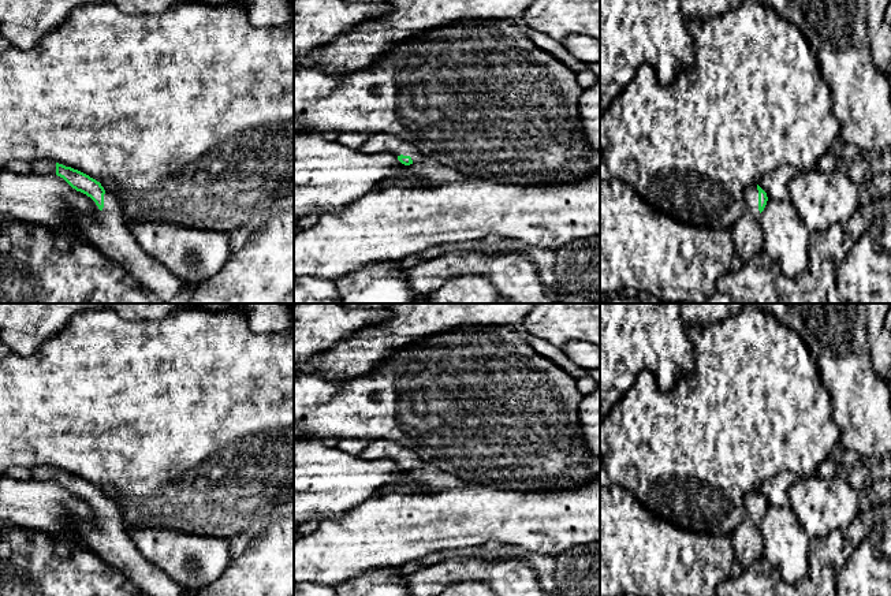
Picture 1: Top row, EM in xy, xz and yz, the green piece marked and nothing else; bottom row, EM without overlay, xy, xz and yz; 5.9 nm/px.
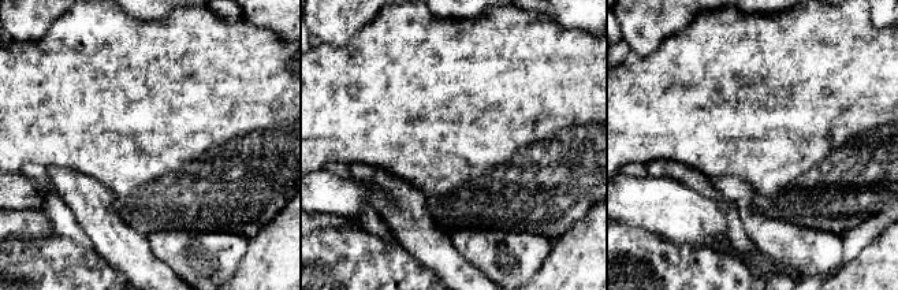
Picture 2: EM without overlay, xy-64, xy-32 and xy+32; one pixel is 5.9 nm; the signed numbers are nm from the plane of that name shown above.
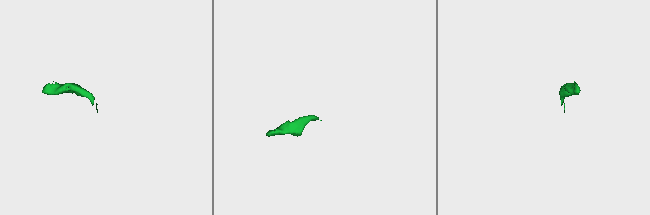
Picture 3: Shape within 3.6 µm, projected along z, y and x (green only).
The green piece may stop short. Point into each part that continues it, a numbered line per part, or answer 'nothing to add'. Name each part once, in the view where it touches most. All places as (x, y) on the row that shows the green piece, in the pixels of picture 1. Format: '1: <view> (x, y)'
1: xy (110, 234)

